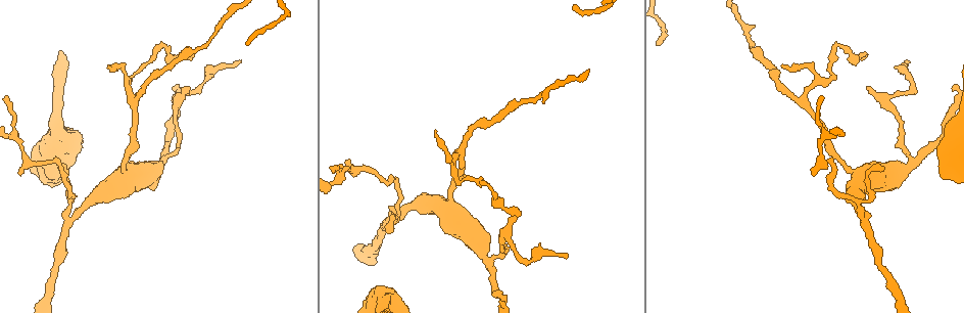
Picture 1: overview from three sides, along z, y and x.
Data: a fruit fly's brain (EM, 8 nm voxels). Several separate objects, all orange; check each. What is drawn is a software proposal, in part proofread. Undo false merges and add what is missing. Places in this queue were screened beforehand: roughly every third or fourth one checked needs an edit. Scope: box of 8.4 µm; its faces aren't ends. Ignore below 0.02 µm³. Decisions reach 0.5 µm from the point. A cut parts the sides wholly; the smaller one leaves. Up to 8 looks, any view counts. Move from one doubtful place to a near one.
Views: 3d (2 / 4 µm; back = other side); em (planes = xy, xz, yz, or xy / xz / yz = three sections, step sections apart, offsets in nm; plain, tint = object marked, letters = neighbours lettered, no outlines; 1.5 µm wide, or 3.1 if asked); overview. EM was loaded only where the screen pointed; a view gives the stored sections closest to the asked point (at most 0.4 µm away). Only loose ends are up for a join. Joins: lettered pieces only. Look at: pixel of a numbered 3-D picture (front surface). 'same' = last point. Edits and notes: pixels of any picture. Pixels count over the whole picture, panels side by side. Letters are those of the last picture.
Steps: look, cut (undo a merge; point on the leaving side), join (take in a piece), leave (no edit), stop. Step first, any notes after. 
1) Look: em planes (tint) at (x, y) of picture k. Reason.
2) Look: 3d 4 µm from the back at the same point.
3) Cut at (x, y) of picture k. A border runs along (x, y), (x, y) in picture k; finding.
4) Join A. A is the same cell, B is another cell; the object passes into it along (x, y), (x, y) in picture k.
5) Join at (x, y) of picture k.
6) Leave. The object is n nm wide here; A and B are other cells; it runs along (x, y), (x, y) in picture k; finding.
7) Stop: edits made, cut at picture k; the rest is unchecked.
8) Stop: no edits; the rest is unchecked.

Look: em xz step 8 (letters) at (53, 148) of picture 1. An open end.

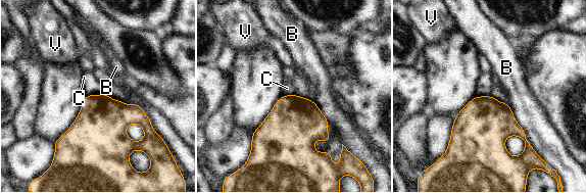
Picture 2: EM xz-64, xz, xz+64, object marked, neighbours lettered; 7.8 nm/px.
Look: em planes (letters) at the same point. Cut it another way.

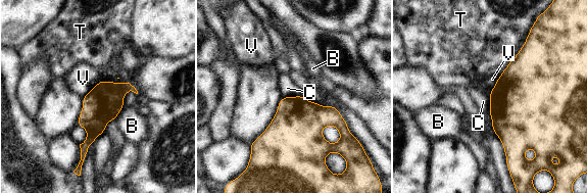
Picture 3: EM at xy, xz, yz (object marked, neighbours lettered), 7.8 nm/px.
Leave. The object is 550 nm wide here; B, C, T and V are other cells; a border runs along (100, 80), (82, 97) in picture 3; no lettered piece goes on from it.

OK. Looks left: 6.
Look: 3d 4 µm at (57, 160) of picture 1. Abrupt turn.

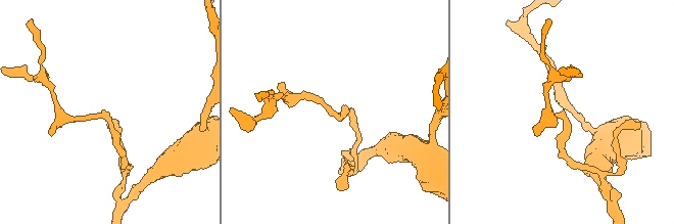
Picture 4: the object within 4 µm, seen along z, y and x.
Look: em yz step 8 (letters) at (104, 113) of picture 4. Need the tissue.

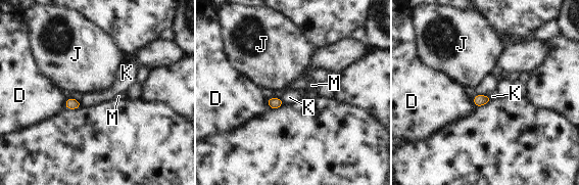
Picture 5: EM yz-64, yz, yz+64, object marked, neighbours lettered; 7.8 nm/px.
Leave. The object is 100 nm wide here; D, J, K and M are other cells; a border runs along (66, 98), (63, 108) in picture 5; one neuron here.

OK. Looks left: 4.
Look: em planes (plain) at (194, 55) of picture 1. Long arm stops here.

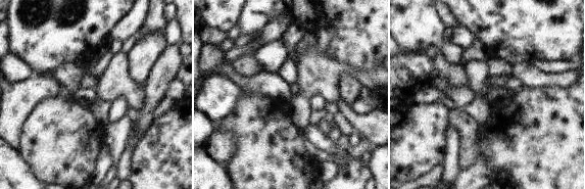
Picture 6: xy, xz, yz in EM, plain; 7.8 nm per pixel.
Look: em planes (tint) at the same point. With the object marked.

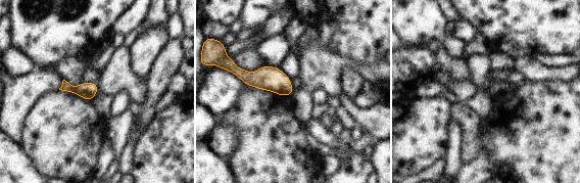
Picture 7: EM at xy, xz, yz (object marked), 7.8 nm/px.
Look: em planes (letters) at the same point. What lies round it.

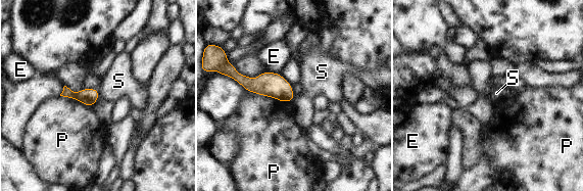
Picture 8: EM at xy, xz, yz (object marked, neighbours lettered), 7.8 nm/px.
Leave. The object is 130 nm wide here; E, P and S are other cells; a border runs along (97, 89), (99, 97) in picture 8; none of them fits.

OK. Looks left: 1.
Stop: no edits; the rest is unchecked.

